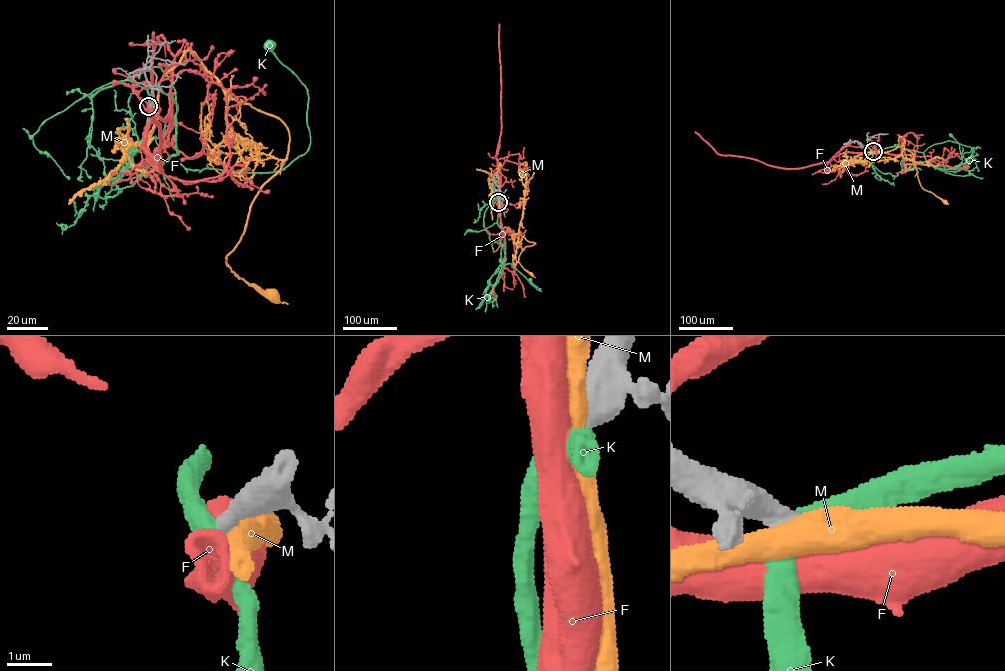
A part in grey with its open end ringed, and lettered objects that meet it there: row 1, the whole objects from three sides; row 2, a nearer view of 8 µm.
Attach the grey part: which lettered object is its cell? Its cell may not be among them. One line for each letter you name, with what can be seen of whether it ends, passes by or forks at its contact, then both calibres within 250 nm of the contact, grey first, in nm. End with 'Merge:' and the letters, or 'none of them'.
Merge: none of them

